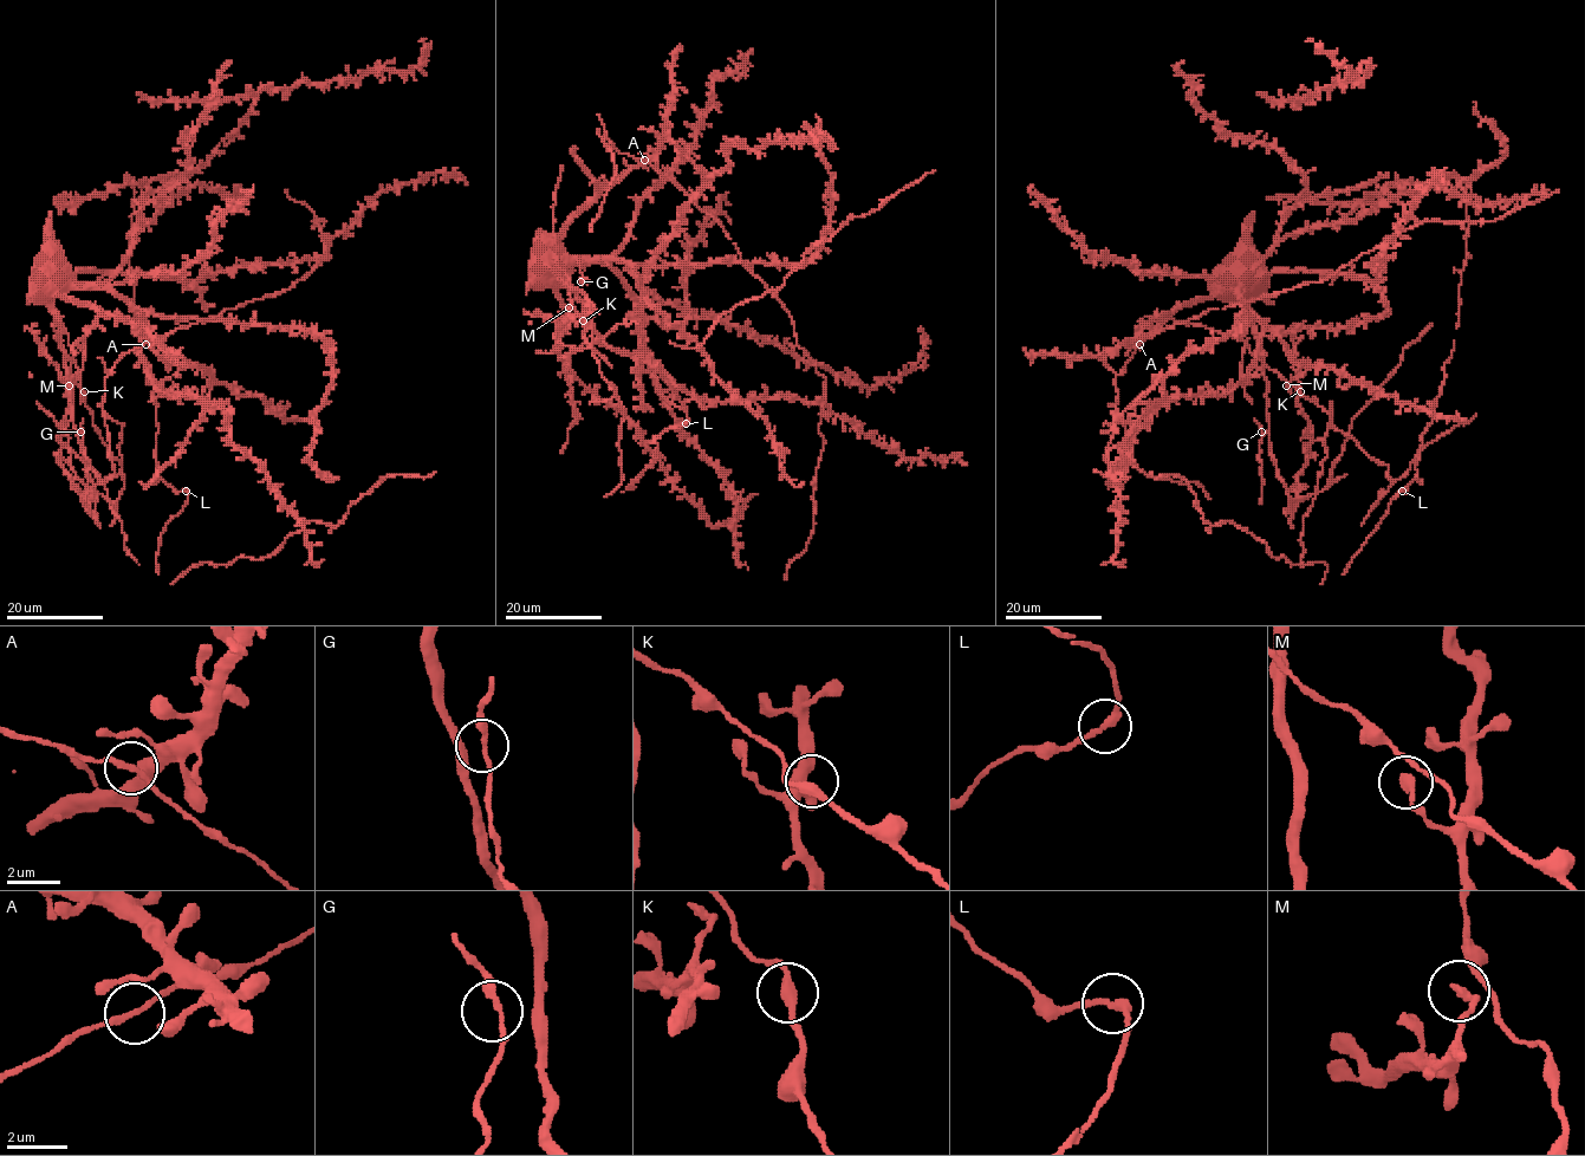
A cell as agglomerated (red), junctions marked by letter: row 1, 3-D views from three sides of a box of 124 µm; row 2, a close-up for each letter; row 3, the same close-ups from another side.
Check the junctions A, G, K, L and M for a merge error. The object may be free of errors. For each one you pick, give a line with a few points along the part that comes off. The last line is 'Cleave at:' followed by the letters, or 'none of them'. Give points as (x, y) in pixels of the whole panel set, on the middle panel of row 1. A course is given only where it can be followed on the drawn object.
Cleave at: none of them

